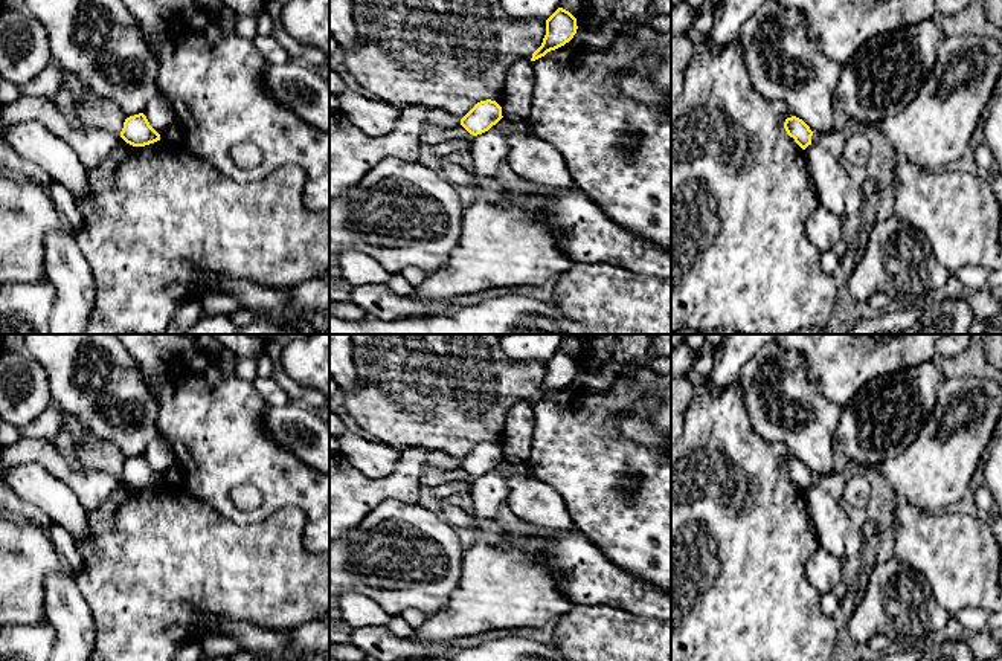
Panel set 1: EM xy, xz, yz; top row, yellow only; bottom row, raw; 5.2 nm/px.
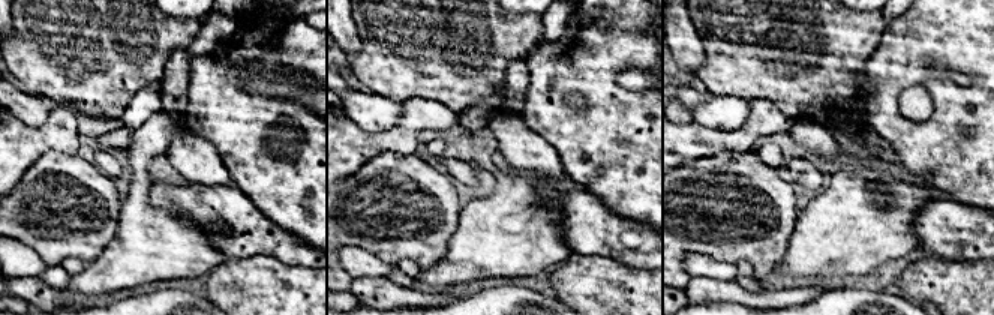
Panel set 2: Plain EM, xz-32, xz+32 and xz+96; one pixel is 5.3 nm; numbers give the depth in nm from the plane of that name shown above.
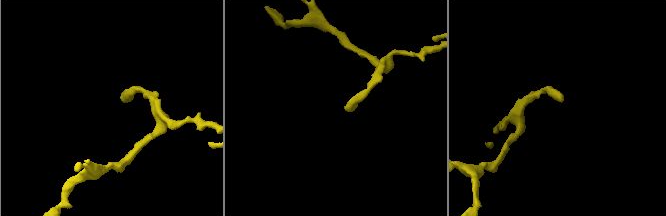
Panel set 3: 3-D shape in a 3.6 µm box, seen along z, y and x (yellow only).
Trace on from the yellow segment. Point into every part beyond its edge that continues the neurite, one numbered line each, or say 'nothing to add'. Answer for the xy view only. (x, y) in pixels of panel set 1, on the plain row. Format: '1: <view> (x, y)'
nothing to add

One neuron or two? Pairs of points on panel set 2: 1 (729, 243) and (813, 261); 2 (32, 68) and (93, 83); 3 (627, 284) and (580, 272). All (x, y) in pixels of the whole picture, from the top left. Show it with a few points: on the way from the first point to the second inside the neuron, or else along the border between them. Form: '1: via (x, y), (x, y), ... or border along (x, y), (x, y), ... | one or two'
1: border along (796, 222), (784, 258), (769, 279) | two
2: via (47, 68), (65, 86), (78, 86) | one
3: via (615, 284), (592, 284) | one

